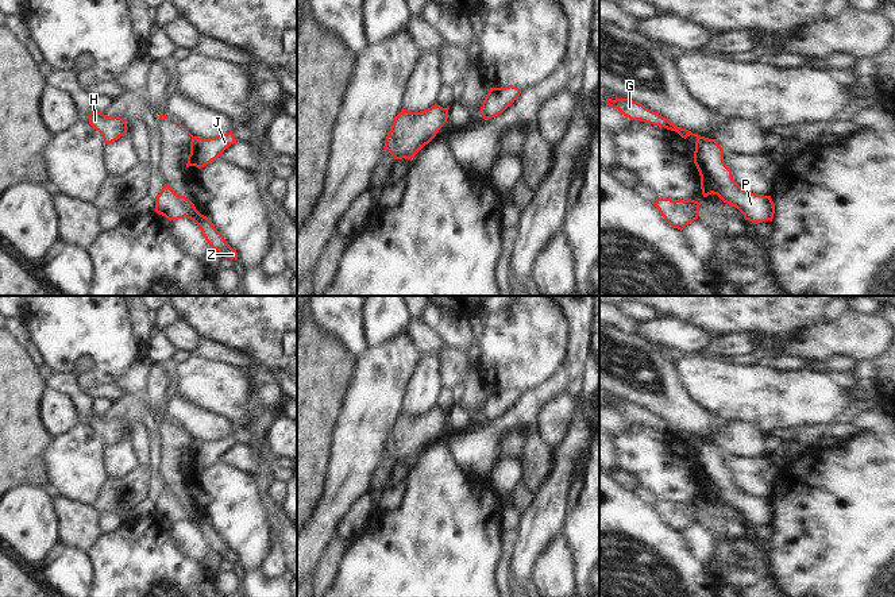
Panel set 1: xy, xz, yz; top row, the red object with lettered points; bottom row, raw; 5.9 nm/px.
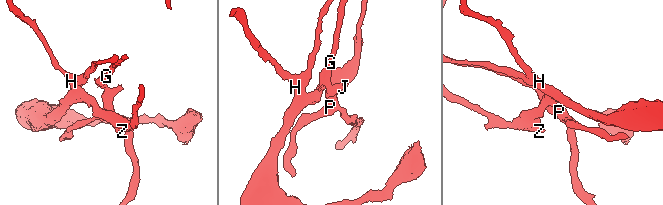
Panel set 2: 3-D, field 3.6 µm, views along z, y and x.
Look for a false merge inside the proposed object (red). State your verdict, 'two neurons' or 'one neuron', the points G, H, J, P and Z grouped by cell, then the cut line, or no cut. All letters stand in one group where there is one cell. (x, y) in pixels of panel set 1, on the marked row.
two neurons; groups G H Z / J P; cut yz (699, 135), (697, 138)

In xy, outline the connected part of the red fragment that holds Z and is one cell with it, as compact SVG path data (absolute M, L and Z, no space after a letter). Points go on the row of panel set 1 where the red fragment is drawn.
M165 184L154 201L154 211L157 213L165 216L170 222L184 217L193 220L213 250L219 251L225 258L238 259L236 250L225 242L224 236L215 228L213 223L207 216L201 215L189 199L177 194L167 184Z

